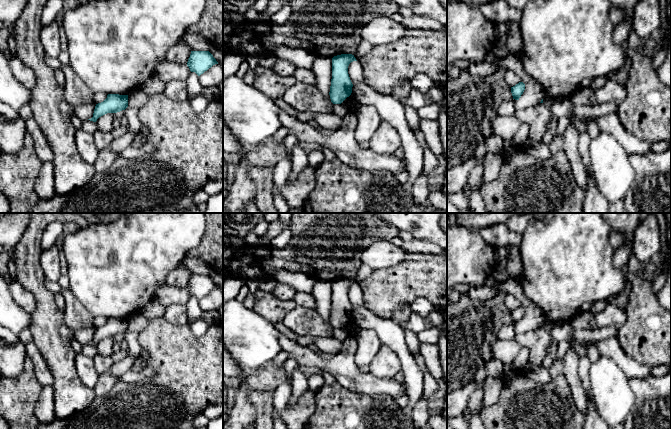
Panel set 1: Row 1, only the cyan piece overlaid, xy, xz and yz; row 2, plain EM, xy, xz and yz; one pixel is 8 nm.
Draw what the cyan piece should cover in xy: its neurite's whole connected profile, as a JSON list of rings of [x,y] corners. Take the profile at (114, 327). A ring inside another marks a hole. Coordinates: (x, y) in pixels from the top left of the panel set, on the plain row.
[[[108,318],[107,322],[96,328],[93,341],[88,343],[96,346],[97,343],[107,337],[117,337],[128,331],[128,319]]]

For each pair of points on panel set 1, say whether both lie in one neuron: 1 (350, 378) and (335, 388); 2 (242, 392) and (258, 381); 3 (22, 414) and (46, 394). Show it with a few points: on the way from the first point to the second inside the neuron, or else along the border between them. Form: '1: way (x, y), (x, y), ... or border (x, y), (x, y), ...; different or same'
1: border (336, 381), (348, 389), (361, 393); different
2: way (246, 388), (254, 381); same
3: border (43, 386), (34, 407), (36, 418); different

